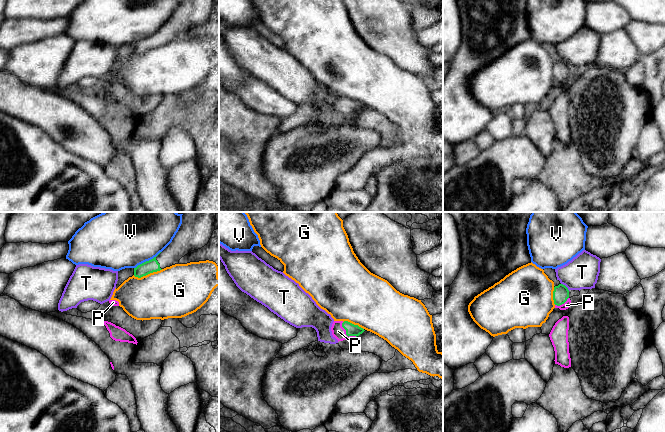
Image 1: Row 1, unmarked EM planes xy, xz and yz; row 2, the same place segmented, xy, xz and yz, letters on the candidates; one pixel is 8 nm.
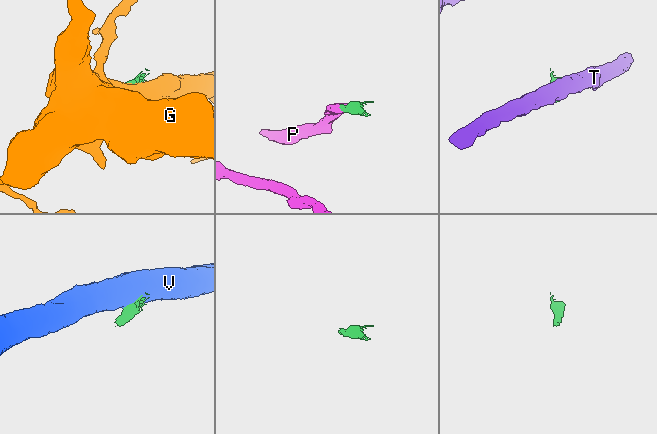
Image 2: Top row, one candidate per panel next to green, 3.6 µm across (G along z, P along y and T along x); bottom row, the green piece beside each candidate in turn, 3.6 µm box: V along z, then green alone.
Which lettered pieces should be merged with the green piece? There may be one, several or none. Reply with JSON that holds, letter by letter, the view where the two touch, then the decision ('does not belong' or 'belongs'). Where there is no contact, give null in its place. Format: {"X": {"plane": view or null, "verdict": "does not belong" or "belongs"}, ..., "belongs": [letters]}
{"G": {"plane": "xy", "verdict": "does not belong"}, "P": {"plane": "xz", "verdict": "belongs"}, "T": {"plane": "yz", "verdict": "does not belong"}, "V": {"plane": "xy", "verdict": "does not belong"}, "belongs": ["P"]}

